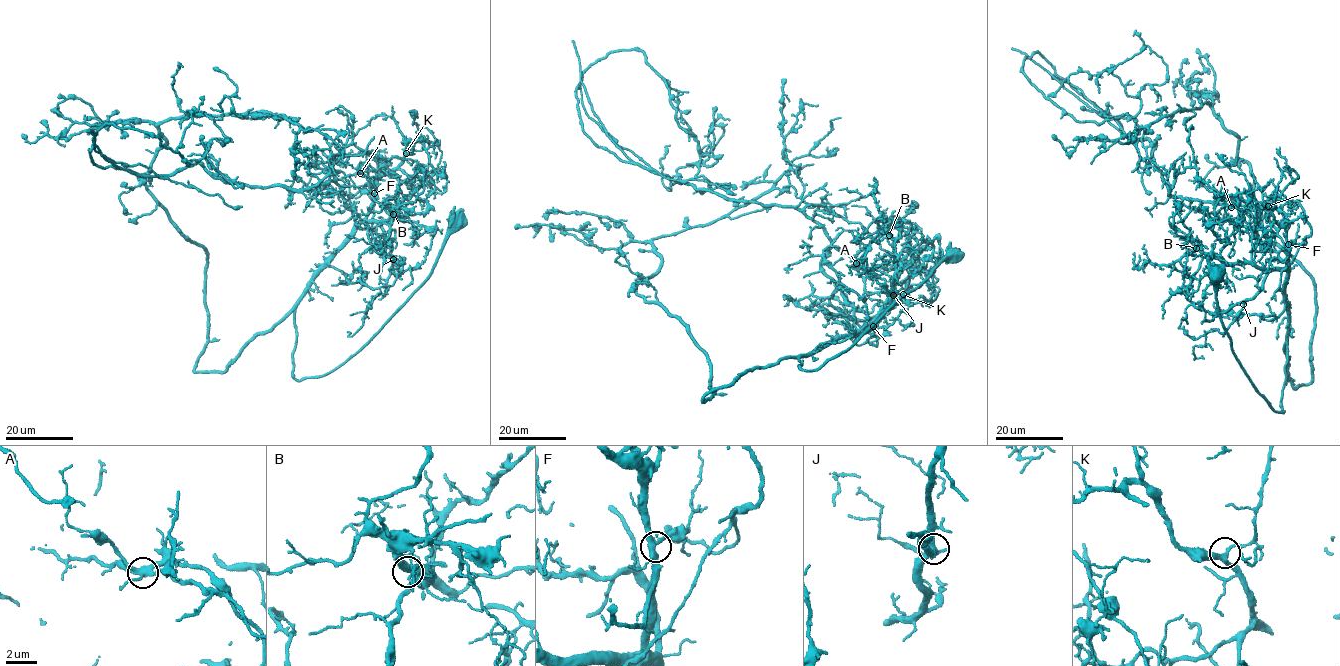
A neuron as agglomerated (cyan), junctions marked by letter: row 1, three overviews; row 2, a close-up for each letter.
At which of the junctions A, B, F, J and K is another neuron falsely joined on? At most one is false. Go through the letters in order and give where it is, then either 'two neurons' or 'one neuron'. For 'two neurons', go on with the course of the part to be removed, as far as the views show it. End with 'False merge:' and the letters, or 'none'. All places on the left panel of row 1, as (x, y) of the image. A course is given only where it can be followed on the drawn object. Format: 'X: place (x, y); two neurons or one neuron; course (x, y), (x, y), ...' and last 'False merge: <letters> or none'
A: place (360, 173); two neurons; course (360, 173), (299, 189), (217, 175), (236, 188), (204, 154), (209, 141), (188, 165), (176, 150), (204, 96)
B: place (393, 214); one neuron
F: place (374, 193); one neuron
J: place (393, 259); one neuron
K: place (406, 153); one neuron
False merge: A

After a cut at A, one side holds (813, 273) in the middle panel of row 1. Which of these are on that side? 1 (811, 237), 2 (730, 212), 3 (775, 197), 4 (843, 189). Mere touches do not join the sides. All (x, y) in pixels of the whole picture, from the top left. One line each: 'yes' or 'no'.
1: yes
2: no
3: no
4: no

